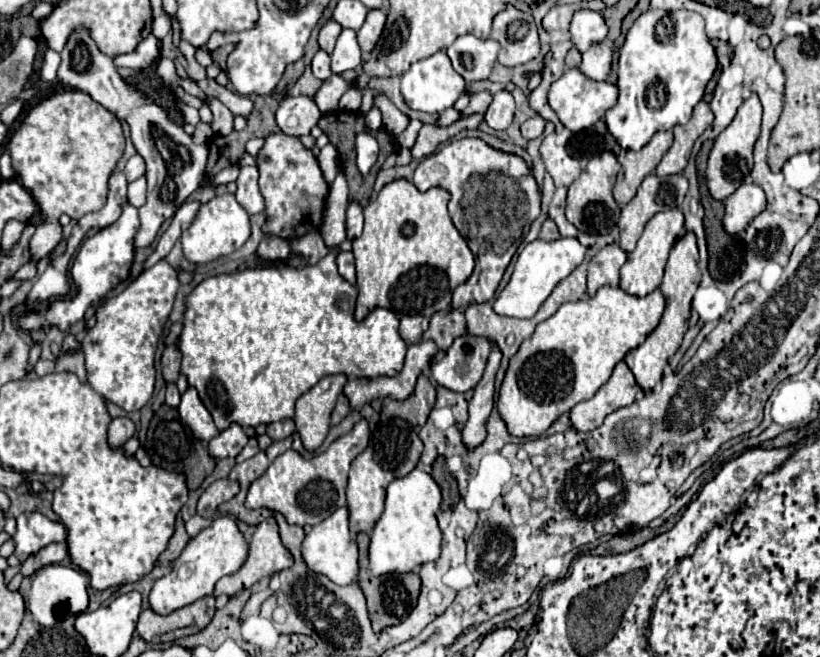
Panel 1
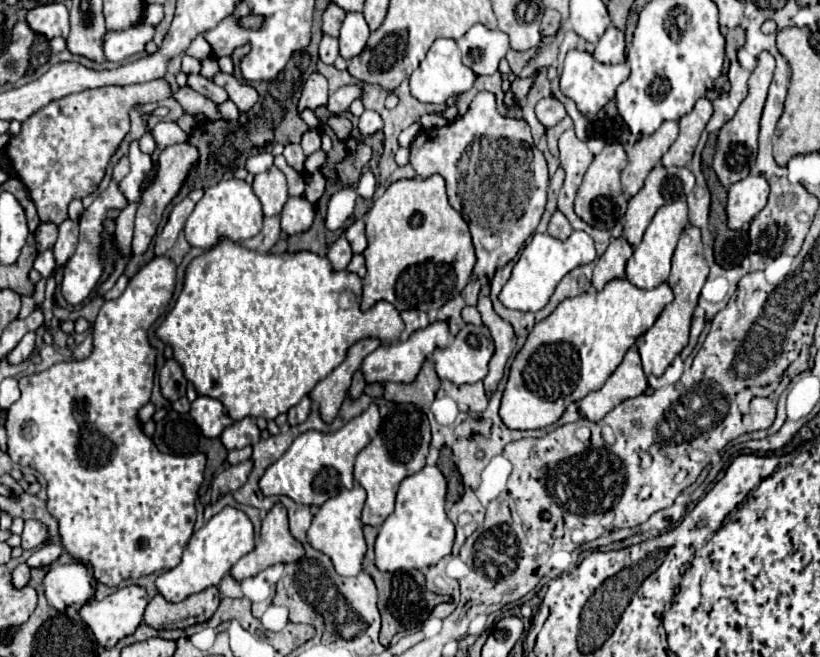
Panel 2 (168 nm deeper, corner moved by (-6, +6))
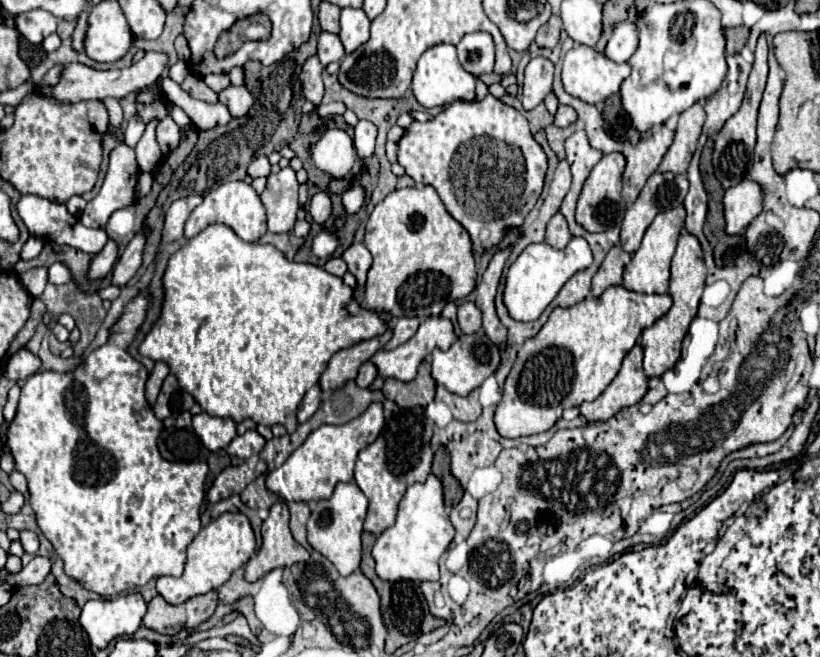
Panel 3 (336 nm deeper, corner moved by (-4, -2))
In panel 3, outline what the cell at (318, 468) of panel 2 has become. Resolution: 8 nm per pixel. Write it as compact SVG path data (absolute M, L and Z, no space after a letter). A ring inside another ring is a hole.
M373 402L359 418L343 426L321 426L313 430L307 440L285 460L283 466L267 474L267 490L277 494L285 502L311 502L327 500L333 494L337 482L353 480L353 466L357 454L377 440L383 428L383 406Z

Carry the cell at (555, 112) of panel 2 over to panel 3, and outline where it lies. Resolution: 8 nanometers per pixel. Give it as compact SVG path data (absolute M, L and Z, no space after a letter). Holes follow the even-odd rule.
M559 104L557 114L555 114L555 118L553 118L553 124L559 126L559 128L567 128L567 126L571 126L575 120L577 120L575 110L573 110L571 106L563 106L563 104Z

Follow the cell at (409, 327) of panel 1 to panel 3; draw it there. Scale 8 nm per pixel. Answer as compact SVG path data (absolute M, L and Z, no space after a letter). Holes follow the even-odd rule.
M397 318L393 324L393 338L389 340L389 344L385 344L385 348L393 350L399 344L403 344L405 340L409 340L415 334L417 326L419 326L417 318Z

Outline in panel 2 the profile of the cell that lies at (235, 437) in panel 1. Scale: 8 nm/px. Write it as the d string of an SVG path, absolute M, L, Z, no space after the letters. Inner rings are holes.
M243 418L235 424L231 424L223 434L221 434L221 442L227 450L241 450L245 446L253 446L257 444L261 438L261 432L255 424L253 418Z

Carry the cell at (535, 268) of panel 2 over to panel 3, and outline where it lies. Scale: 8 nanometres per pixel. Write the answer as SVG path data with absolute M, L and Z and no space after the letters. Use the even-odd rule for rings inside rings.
M571 238L571 242L563 250L555 250L549 244L529 244L517 260L509 266L505 292L503 292L503 304L509 310L509 316L513 320L537 320L543 310L551 304L551 300L557 296L561 286L575 274L593 264L593 254L585 238Z

